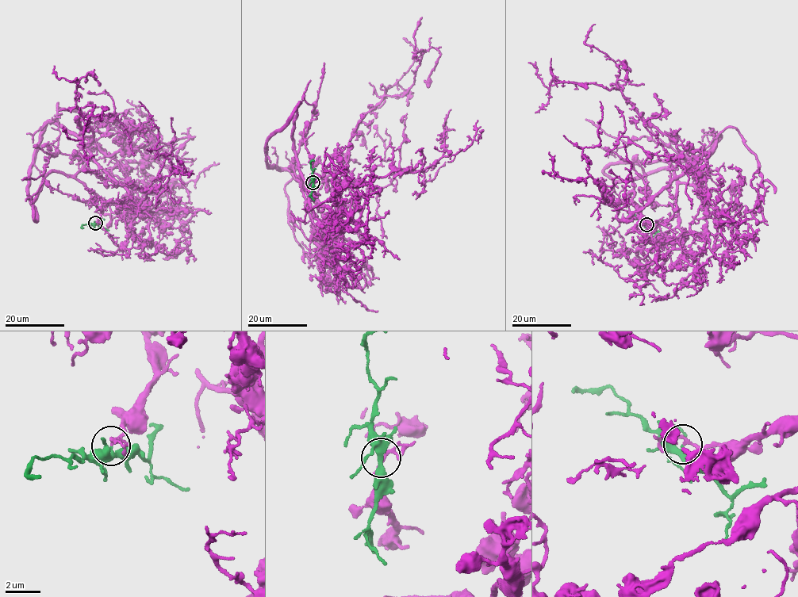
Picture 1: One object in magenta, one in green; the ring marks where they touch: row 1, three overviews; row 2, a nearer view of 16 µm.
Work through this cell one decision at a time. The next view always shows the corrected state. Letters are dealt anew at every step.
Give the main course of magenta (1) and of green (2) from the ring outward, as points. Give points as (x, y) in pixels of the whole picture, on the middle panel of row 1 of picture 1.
1: (312, 182), (310, 199), (301, 177), (305, 189), (341, 166), (362, 117), (408, 91), (432, 47), (427, 87)
2: (312, 182), (310, 161), (314, 161)

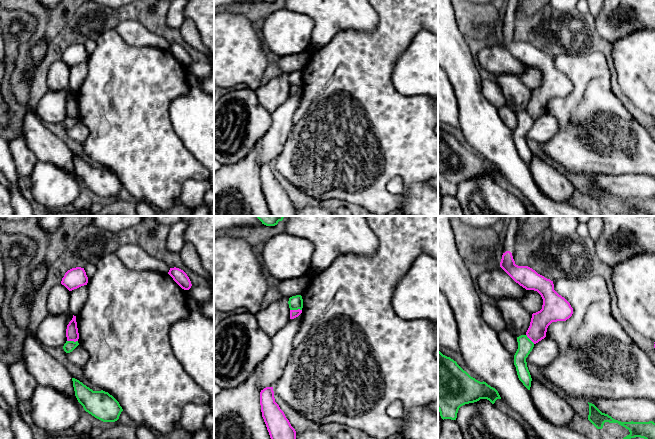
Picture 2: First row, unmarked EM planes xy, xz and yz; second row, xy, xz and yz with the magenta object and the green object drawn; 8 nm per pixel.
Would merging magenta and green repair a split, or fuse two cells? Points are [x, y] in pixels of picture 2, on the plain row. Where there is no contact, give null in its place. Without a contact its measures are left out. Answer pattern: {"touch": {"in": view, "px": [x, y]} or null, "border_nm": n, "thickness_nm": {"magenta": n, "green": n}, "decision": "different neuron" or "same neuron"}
{"touch": {"in": "xz", "px": [295, 86]}, "border_nm": 100, "thickness_nm": {"magenta": 60, "green": 110}, "decision": "different neuron"}

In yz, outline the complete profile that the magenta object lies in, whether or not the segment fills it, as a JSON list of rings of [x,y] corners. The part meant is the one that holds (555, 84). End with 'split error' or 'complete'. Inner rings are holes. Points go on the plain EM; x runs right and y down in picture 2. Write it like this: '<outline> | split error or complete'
[[[510,27],[503,29],[500,43],[520,62],[526,66],[537,67],[543,75],[542,85],[532,90],[526,108],[534,120],[546,113],[547,104],[552,98],[566,97],[572,92],[573,84],[554,66],[553,57],[528,42],[516,41]]] | complete

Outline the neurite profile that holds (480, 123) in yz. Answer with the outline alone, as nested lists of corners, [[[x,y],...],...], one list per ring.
[[[438,0],[438,65],[446,72],[452,84],[464,138],[480,155],[495,164],[501,175],[528,198],[535,207],[535,212],[540,216],[589,216],[570,202],[550,199],[536,185],[530,167],[518,154],[514,132],[501,120],[498,109],[482,94],[483,79],[467,40],[458,27],[451,0]]]

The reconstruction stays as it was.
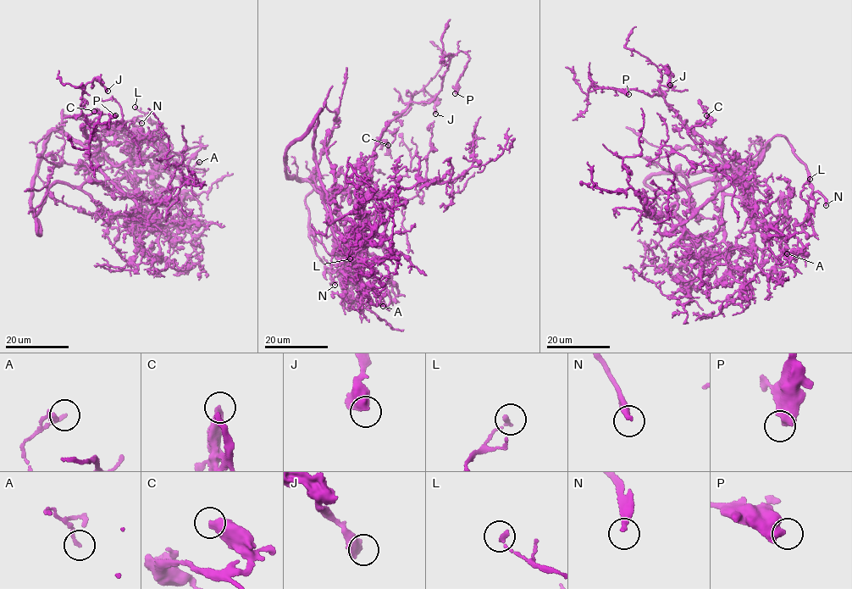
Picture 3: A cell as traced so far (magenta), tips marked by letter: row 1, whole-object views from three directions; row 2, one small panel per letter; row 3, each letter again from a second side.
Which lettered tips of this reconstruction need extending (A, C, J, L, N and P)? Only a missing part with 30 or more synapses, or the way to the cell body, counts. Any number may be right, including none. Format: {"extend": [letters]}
{"extend": []}

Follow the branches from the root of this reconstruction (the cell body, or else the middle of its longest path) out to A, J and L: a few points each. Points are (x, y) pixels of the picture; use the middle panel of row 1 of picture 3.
A: (345, 192), (332, 197), (362, 234), (366, 263), (397, 295), (397, 287), (385, 284), (383, 306)
J: (345, 192), (341, 190), (364, 176), (376, 141), (406, 110), (412, 96), (423, 89), (435, 100), (435, 113)
L: (345, 192), (323, 202), (334, 254), (350, 275), (349, 283), (355, 281), (356, 286), (362, 264), (350, 258)

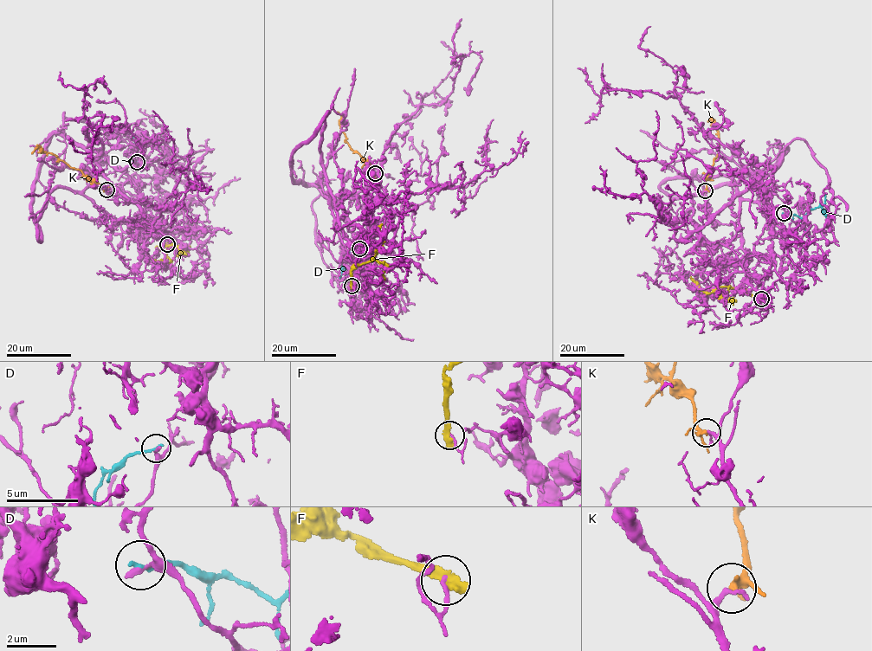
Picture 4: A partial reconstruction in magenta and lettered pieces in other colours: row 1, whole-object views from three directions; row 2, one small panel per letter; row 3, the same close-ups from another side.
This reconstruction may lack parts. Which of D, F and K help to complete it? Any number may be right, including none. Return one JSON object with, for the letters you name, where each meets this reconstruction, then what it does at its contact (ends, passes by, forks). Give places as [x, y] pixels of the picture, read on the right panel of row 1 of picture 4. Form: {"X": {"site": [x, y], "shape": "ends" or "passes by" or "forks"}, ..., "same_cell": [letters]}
{"K": {"site": [705, 190], "shape": "forks"}, "same_cell": ["K"]}

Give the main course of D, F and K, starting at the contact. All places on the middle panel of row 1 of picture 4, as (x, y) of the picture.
D: (359, 248), (347, 254), (344, 269), (338, 261)
F: (352, 286), (351, 271), (382, 250), (379, 228), (382, 223)
K: (375, 174), (371, 165), (351, 150), (341, 128), (341, 114), (337, 112)

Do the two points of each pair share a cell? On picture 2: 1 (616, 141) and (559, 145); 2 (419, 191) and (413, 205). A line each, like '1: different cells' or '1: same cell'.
1: same cell
2: same cell

